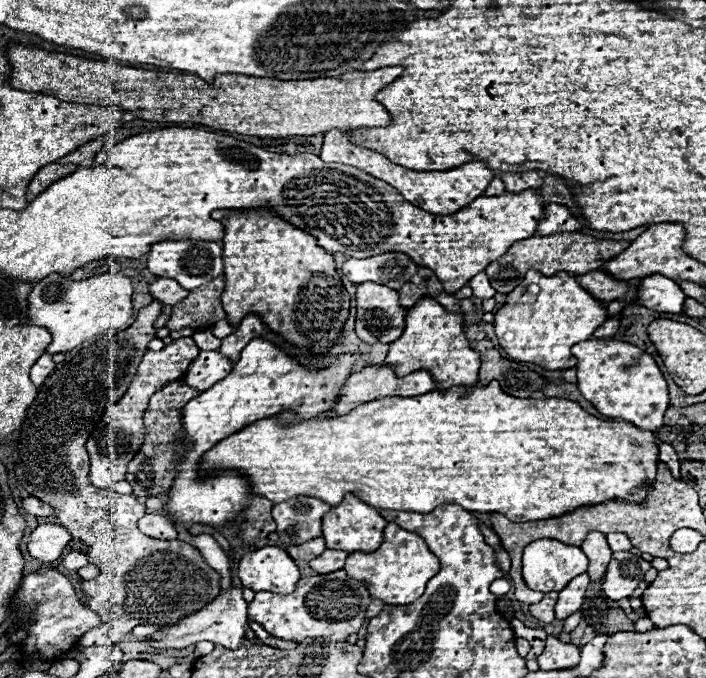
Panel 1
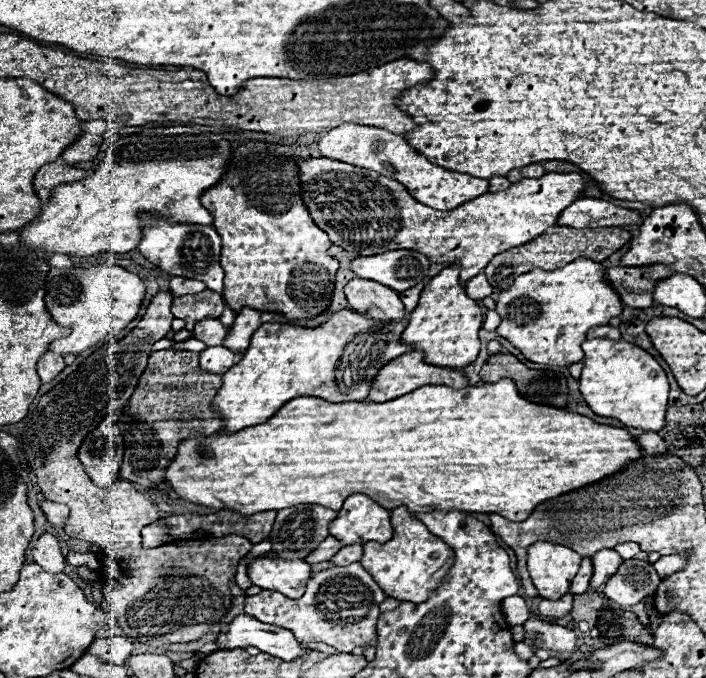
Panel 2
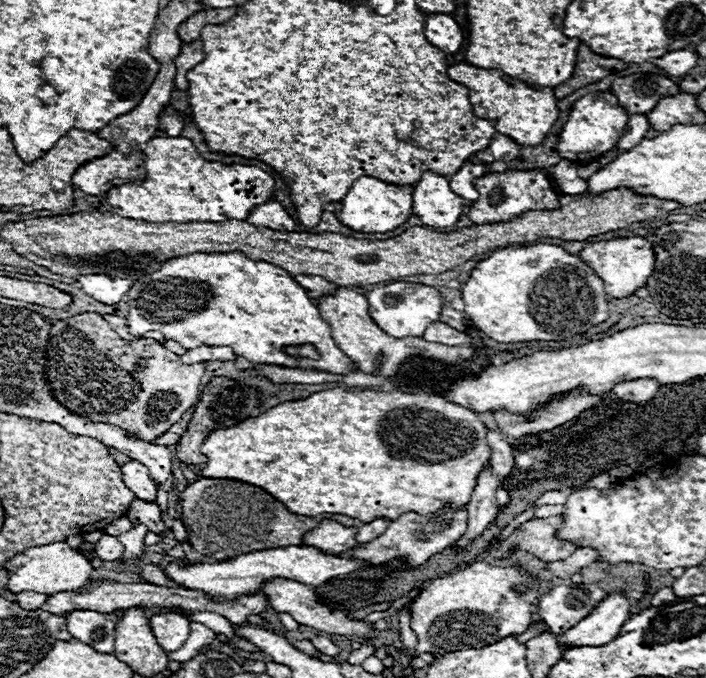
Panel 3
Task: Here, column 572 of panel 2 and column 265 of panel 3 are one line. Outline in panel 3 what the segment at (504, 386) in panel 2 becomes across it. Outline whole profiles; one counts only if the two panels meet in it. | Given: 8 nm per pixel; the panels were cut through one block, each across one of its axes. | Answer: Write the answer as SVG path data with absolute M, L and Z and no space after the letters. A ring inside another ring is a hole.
M342 388L314 392L304 400L284 402L258 418L214 430L202 446L208 462L200 470L204 478L240 478L268 490L276 500L300 516L344 514L360 522L376 518L398 520L406 512L432 514L450 506L458 510L470 502L478 476L490 464L492 448L486 442L488 428L472 414L428 392L348 392Z

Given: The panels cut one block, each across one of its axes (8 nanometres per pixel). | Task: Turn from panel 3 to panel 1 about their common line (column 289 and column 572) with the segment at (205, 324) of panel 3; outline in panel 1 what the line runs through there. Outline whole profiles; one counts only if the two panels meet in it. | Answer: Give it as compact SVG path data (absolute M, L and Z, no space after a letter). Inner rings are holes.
M528 270L524 280L508 294L506 304L494 314L494 328L500 346L510 358L534 362L546 370L566 370L576 366L570 348L576 342L588 340L606 318L608 310L604 302L584 292L574 274L558 272L544 276Z

